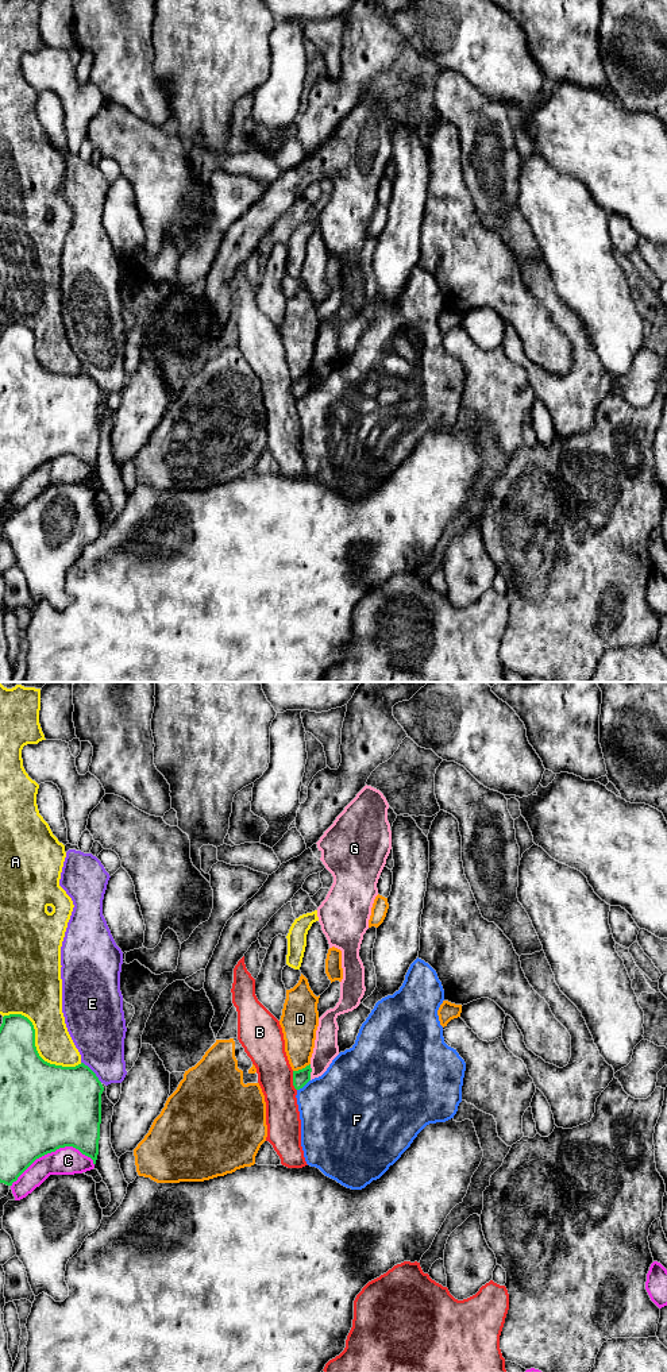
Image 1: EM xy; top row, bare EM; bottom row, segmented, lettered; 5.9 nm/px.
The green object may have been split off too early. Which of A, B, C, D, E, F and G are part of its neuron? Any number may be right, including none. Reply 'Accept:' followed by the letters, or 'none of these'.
Accept: none of these

